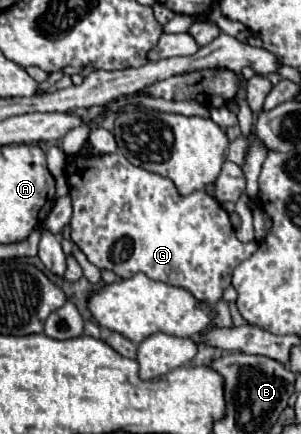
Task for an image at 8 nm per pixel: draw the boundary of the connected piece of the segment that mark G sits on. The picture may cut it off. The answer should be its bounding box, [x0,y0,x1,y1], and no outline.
[65,154,259,306]

